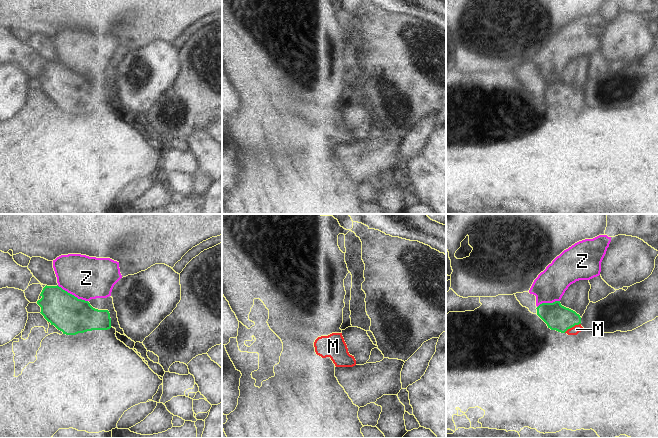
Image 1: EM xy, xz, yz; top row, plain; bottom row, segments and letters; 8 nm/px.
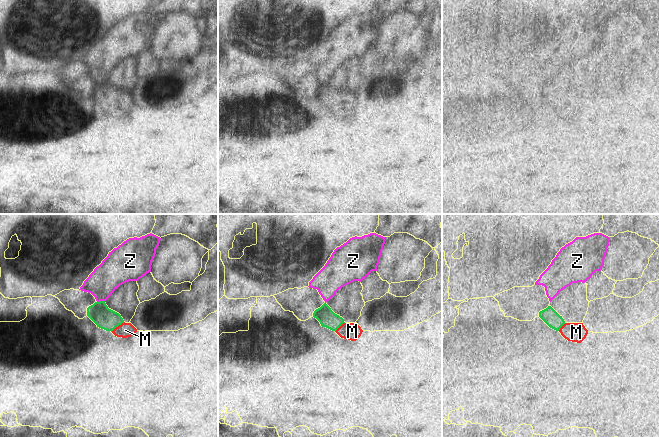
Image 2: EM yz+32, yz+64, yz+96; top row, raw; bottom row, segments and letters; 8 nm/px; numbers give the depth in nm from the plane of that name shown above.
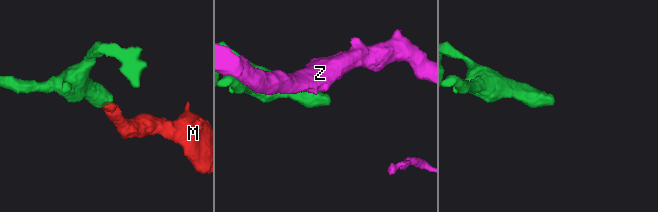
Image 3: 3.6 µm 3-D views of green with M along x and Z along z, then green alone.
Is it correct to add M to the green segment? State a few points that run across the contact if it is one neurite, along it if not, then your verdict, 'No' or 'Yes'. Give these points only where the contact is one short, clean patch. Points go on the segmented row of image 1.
Line: yz (557, 317), (566, 320), (572, 326), (576, 329). Yes

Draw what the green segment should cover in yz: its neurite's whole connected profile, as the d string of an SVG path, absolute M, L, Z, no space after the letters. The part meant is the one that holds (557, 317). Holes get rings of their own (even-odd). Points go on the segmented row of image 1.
M560 301L542 303L537 308L537 315L551 330L568 335L577 335L583 331L581 317L575 311L561 305Z

